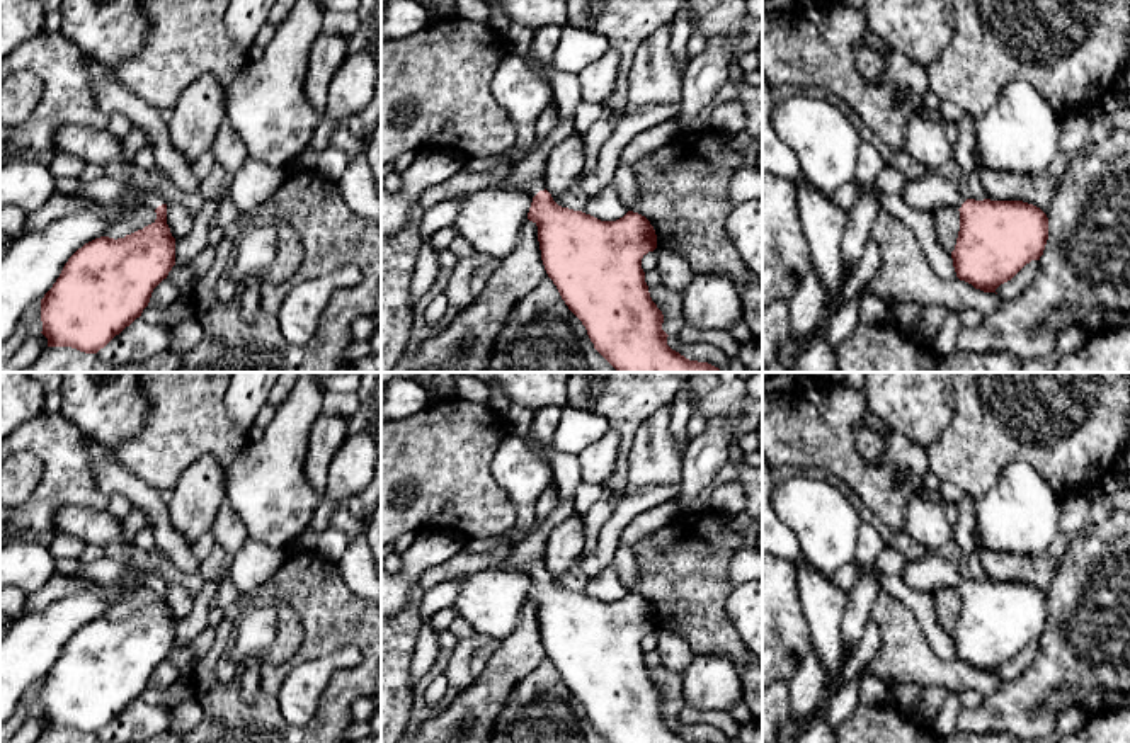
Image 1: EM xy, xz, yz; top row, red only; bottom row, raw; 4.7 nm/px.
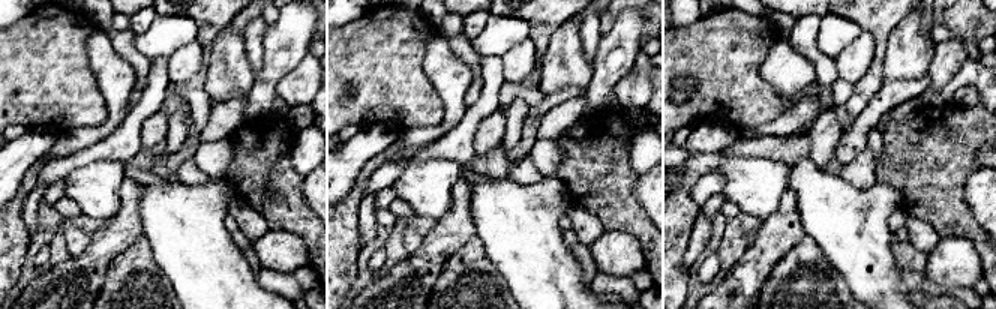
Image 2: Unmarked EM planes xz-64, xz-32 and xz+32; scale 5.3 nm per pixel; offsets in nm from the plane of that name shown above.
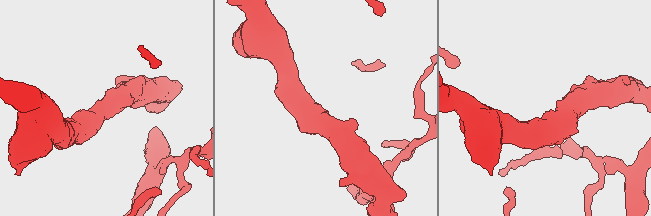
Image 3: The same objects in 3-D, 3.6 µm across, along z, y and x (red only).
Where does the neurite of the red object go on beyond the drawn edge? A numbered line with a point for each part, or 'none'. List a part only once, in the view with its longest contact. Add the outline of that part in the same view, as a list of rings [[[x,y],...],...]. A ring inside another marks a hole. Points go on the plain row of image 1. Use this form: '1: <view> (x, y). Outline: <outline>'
1: xz (530, 553). Outline: [[[546,406],[534,411],[529,437],[538,440],[550,457],[553,483],[558,502],[548,517],[522,541],[512,544],[511,564],[524,568],[531,578],[545,571],[545,549],[551,530],[568,517],[575,515],[575,490],[580,479],[580,464],[575,456],[563,454],[551,445],[558,427],[560,406]]]

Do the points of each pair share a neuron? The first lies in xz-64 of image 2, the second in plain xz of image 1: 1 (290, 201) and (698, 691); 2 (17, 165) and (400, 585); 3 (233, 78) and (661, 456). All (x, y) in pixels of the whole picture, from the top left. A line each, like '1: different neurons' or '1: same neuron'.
1: different neurons
2: same neuron
3: same neuron

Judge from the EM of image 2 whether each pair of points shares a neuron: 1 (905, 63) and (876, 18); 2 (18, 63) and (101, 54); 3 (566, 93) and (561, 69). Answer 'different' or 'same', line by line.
1: different
2: different
3: different

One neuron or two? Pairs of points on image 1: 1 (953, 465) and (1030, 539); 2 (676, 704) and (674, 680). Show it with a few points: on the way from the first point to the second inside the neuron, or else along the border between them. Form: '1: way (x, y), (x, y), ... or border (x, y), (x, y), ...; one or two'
1: border (1008, 463), (998, 482), (975, 502); two
2: way (674, 699), (674, 686); one

